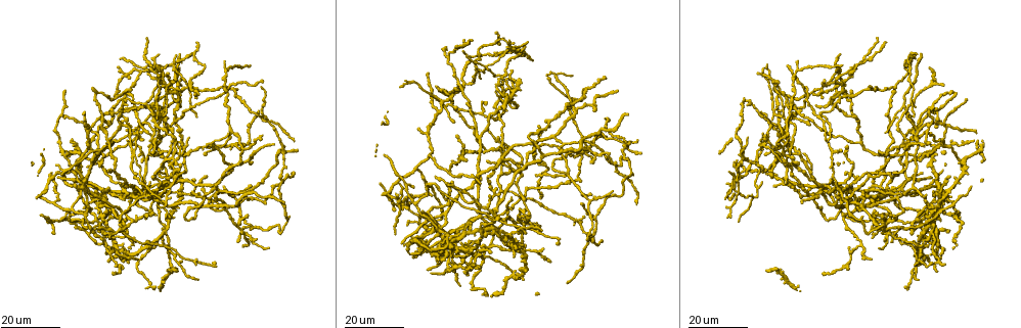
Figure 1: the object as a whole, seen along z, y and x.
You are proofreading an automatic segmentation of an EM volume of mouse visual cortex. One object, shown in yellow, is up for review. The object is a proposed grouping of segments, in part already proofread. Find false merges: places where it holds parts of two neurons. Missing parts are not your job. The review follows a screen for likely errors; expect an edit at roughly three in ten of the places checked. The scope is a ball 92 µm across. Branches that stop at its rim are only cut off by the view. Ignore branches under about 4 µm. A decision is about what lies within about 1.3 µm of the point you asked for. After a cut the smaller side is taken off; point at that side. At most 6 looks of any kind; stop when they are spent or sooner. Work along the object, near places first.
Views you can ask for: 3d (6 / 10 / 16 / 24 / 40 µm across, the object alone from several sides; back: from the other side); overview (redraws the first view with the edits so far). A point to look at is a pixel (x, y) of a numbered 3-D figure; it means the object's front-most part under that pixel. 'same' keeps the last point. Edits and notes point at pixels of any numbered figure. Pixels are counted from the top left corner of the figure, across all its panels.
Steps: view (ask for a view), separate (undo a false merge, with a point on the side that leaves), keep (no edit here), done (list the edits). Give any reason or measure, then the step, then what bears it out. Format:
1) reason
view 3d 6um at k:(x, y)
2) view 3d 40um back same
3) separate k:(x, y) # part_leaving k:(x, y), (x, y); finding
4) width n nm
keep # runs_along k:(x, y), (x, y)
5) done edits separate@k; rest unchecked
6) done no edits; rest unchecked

view 3d 16um at 1:(909, 67)

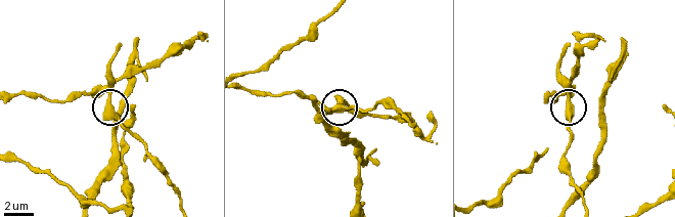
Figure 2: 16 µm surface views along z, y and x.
view 3d 6um at 2:(567, 94)

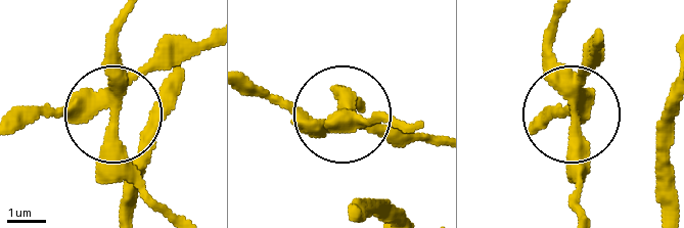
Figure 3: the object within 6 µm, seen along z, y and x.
separate 3:(121, 147) # part_leaving 3:(118, 89), (121, 164), (167, 207); two neurons meet here

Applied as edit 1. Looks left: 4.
view overview

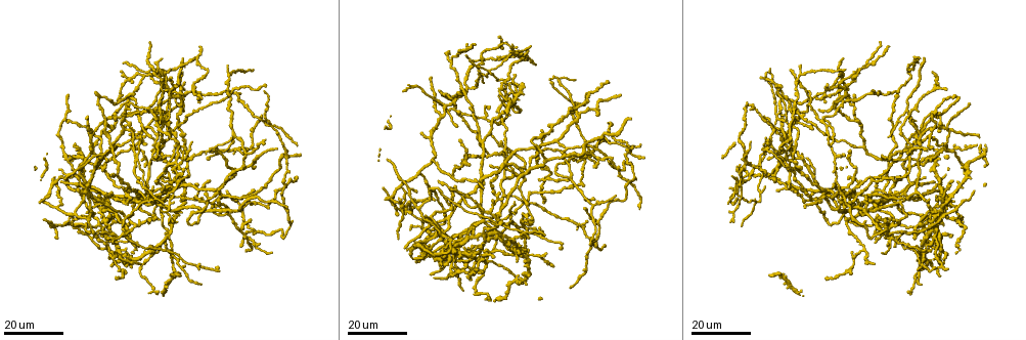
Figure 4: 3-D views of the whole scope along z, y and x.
three-way junction
view 3d 24um at 4:(784, 121)

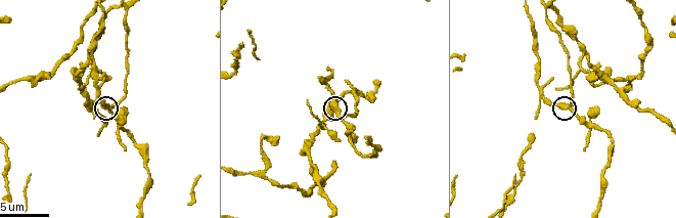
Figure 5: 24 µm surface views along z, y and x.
view 3d 10um at 5:(566, 106)

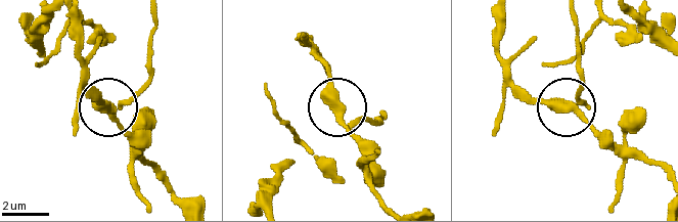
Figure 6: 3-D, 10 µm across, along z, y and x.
side_arm 9 um
keep # all the same neuron

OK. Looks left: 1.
done edits separate@3; rest unchecked

